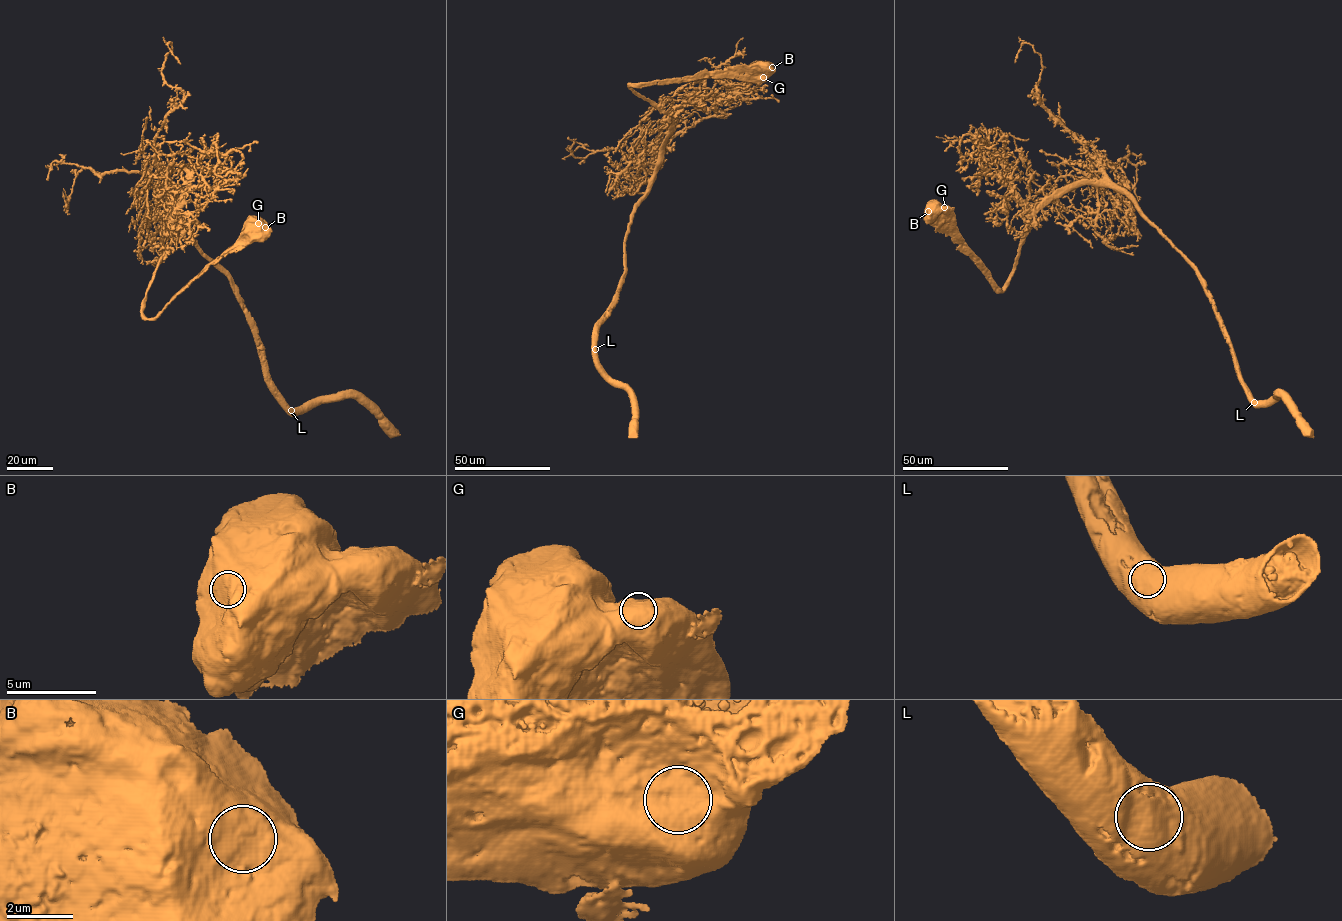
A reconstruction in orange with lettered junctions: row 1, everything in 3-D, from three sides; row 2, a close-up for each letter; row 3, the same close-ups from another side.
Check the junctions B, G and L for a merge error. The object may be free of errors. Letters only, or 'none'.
none

